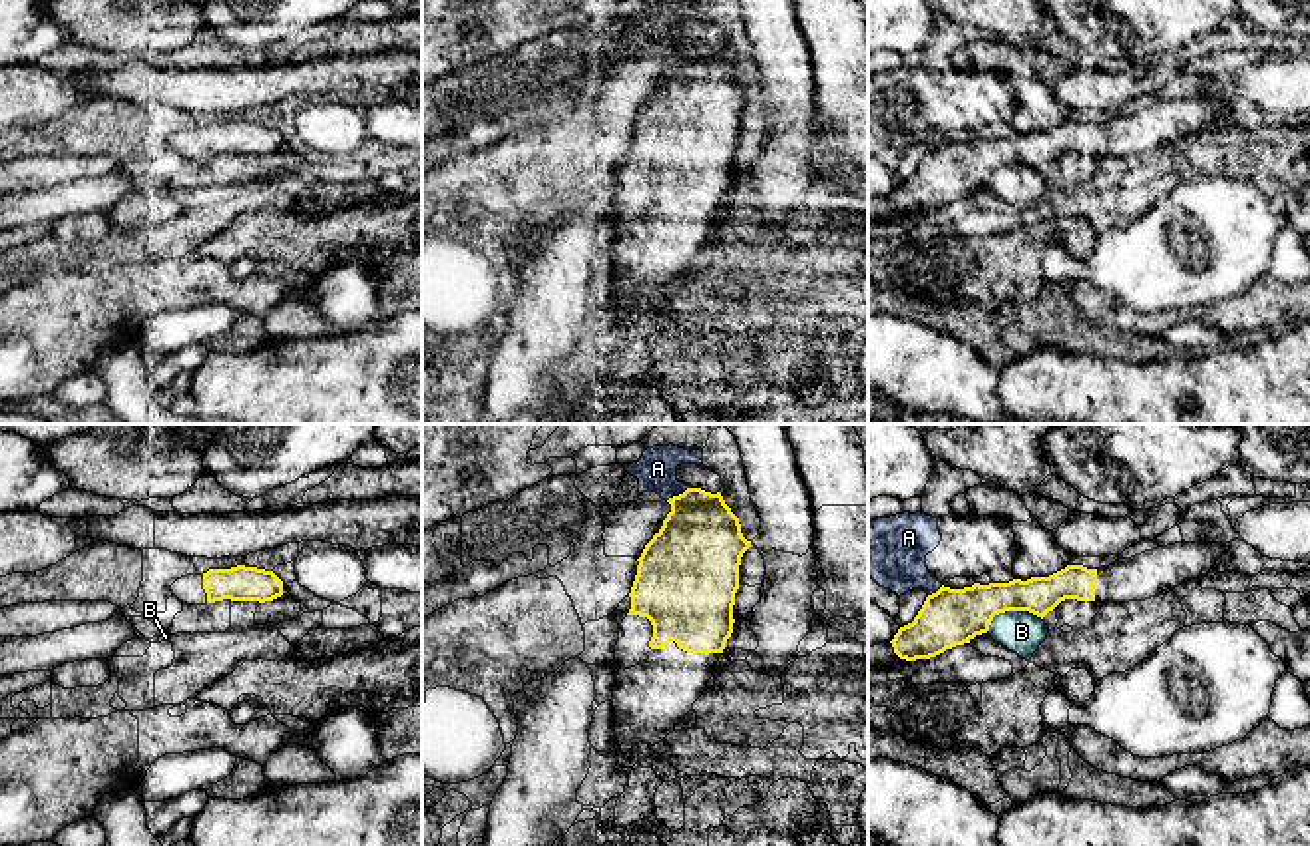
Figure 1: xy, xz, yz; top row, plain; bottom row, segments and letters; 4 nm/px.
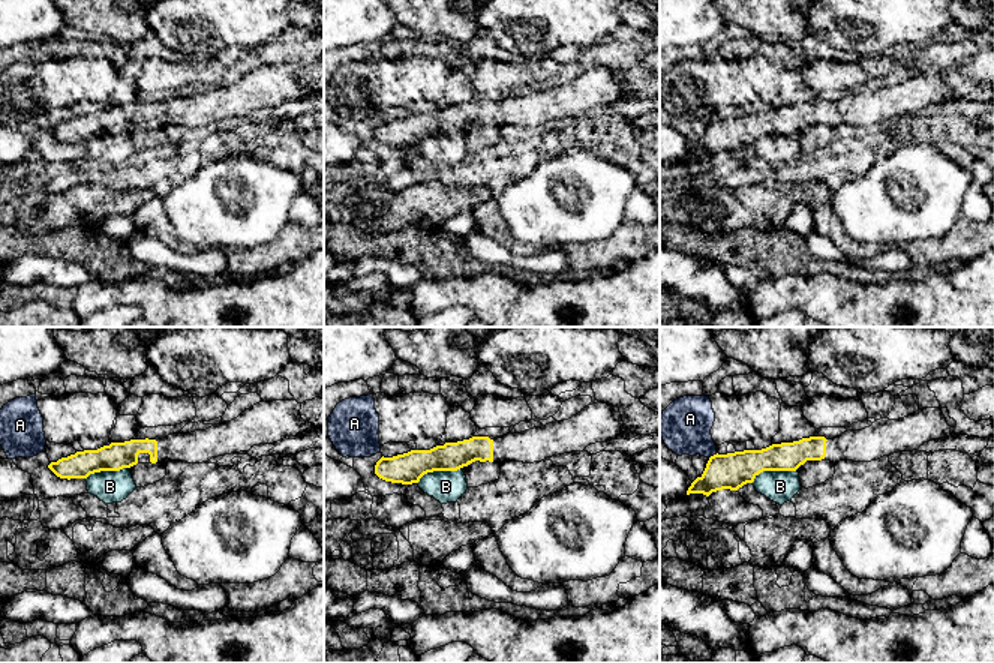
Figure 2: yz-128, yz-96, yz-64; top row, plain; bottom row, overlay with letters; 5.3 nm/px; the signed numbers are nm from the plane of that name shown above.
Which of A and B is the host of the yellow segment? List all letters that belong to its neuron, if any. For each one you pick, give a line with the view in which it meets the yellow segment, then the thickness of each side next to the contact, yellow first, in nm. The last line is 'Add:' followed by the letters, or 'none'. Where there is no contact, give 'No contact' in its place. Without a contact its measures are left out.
Add: none

